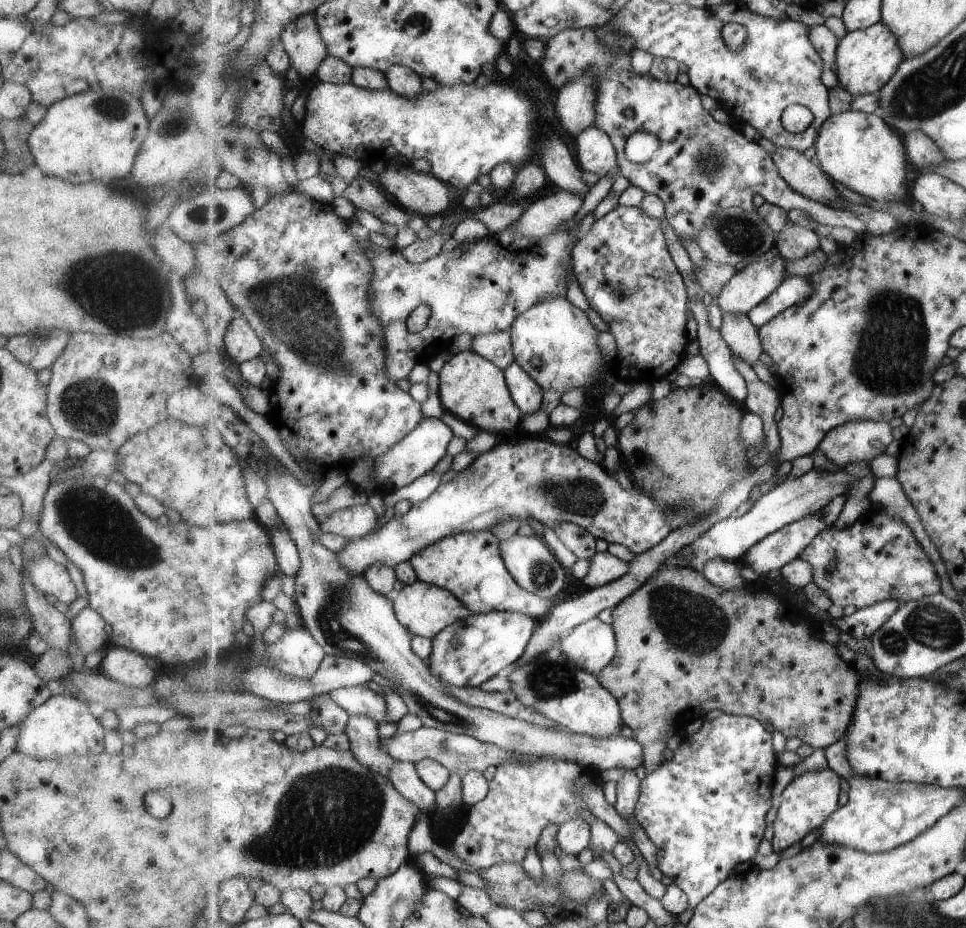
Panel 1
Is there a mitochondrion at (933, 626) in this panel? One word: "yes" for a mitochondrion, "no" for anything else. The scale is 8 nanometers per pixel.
yes

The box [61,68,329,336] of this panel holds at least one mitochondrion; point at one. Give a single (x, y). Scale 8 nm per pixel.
(108, 289)

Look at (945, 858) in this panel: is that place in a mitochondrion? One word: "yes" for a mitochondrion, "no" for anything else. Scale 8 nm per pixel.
yes

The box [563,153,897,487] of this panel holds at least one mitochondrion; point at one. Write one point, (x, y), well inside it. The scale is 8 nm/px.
(740, 236)

